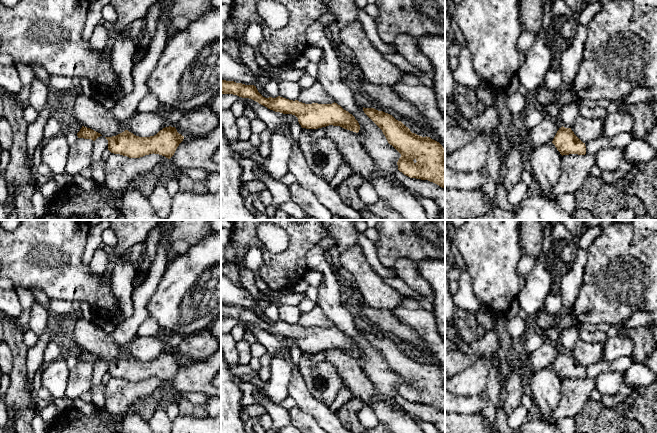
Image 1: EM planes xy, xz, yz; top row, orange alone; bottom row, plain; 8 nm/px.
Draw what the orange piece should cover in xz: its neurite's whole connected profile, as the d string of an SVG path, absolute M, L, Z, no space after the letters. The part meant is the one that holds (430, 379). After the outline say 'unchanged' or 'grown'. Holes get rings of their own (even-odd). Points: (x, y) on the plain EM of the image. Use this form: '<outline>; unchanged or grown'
M364 331L363 335L382 354L388 367L401 378L397 386L400 396L445 412L445 373L439 366L412 357L388 337Z; unchanged

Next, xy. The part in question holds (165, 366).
M169 350L150 361L139 361L125 354L116 360L105 362L108 364L108 374L114 378L140 382L154 377L170 383L184 360L175 351Z; unchanged

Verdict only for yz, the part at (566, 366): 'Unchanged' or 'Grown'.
Unchanged

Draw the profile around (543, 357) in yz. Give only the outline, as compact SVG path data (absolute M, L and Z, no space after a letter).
M543 343L538 349L531 353L525 353L522 357L510 358L510 368L522 371L529 375L535 371L552 367L557 355L562 351L558 344L550 345Z

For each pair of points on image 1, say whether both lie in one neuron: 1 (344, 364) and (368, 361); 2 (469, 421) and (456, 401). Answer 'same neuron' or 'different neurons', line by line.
1: different neurons
2: different neurons

